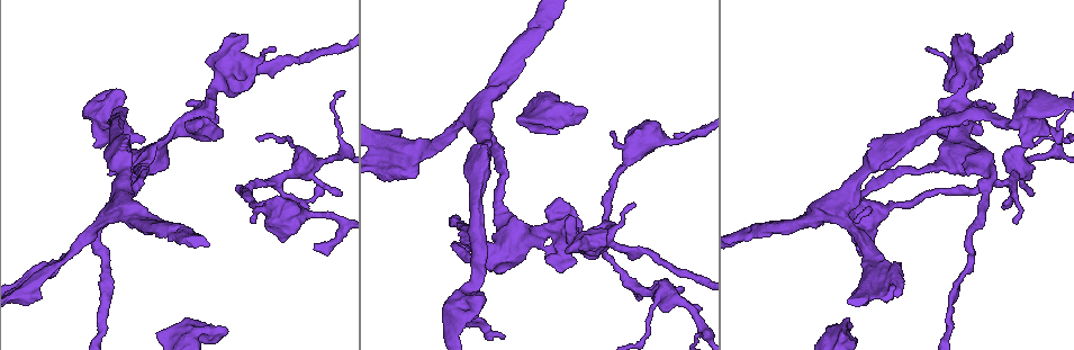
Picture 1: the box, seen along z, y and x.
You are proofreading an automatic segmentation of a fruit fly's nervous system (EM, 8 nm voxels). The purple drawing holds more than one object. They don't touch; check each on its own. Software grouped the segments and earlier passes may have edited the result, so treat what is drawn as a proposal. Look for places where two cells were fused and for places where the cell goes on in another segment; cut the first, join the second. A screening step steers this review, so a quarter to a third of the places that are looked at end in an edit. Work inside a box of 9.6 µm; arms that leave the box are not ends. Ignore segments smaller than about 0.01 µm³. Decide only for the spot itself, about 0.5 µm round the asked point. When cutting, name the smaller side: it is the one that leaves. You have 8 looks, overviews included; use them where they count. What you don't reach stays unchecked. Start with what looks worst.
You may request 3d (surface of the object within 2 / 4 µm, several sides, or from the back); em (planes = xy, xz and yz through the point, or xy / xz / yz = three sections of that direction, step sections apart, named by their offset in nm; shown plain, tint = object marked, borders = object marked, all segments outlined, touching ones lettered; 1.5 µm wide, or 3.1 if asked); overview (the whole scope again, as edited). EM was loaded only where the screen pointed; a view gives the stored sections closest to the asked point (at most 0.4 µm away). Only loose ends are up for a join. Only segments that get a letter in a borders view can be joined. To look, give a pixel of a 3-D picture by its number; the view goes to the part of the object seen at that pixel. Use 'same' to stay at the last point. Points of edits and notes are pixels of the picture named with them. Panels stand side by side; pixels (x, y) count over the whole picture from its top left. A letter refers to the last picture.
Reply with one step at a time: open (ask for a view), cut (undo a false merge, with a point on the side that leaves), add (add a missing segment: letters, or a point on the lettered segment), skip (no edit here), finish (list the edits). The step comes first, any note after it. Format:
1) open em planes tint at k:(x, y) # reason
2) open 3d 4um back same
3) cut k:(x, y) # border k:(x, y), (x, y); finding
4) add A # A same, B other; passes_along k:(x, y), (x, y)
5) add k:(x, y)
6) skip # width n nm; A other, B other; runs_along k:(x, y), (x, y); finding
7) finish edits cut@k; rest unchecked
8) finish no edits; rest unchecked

open em yz step 8 borders at 1:(1060, 110) # stops while still wide

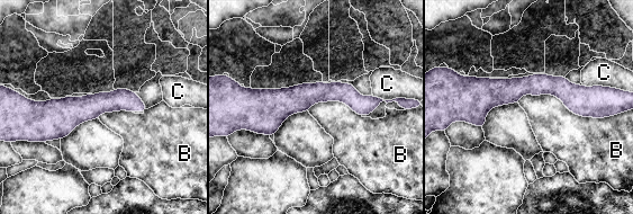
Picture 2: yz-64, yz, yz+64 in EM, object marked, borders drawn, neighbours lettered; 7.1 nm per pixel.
skip # B other, C other; no lettered segment goes on from it

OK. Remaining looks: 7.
open 3d 4um at 1:(975, 61) # an open end

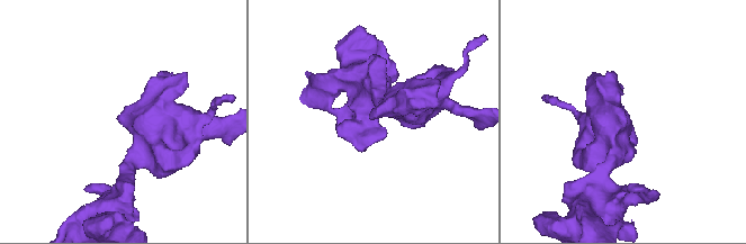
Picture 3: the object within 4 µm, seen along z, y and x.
open em planes plain at 3:(370, 117)

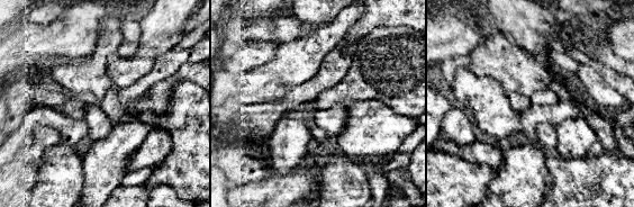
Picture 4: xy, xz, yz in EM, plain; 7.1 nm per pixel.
open em planes borders same

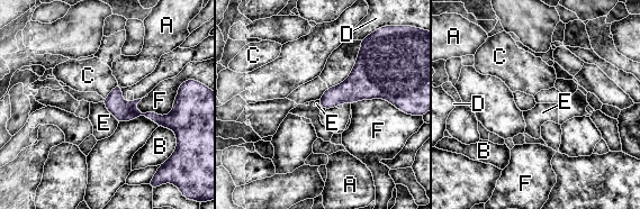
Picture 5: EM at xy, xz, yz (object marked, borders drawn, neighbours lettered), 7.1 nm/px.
skip # A other, B other, C other, D other, E other, F other; none of them fits

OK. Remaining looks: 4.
open 3d 2um at 1:(342, 194) # tapers out

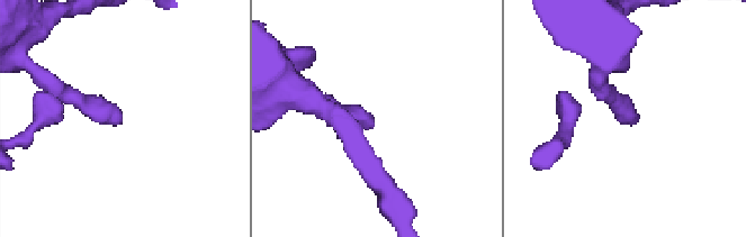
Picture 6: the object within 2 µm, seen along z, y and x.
open em planes borders at 6:(373, 128) # shape alone is not enough

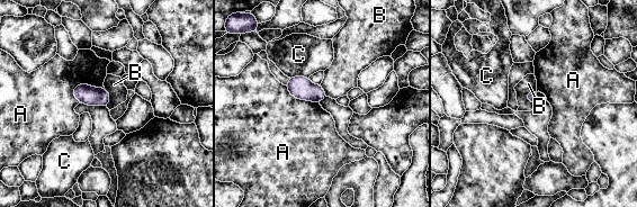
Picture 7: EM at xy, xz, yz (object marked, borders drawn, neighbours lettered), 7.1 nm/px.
skip # longest_contact A 240 nm; A other, B other, C other; border 7:(104, 87), (79, 83), (72, 95); none of them fits

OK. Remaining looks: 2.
finish no edits; rest unchecked

